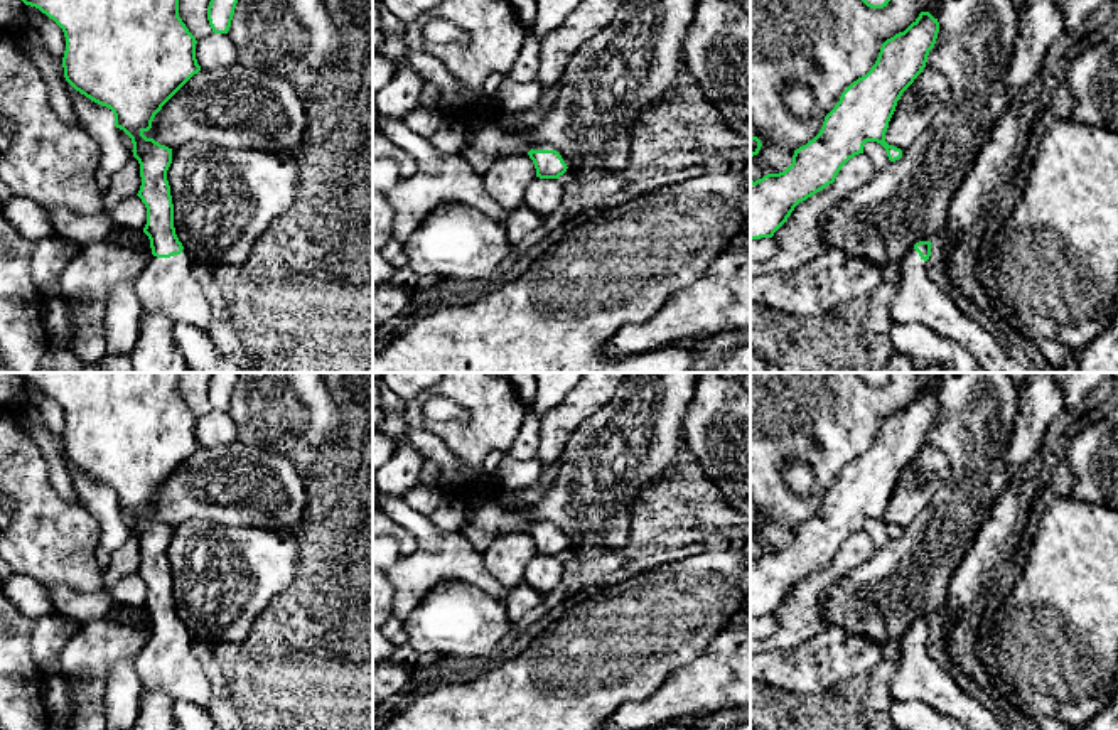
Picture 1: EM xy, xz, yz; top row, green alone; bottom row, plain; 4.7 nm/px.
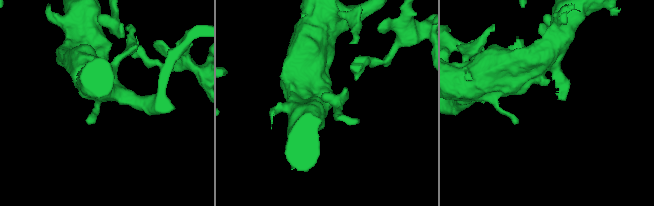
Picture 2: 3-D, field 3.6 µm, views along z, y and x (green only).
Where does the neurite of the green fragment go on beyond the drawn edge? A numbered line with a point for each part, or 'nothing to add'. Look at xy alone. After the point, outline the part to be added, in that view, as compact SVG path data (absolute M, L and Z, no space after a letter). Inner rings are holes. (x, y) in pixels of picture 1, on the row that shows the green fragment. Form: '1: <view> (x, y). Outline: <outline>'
1: xy (169, 285). Outline: M185 248L170 258L152 255L148 266L135 280L135 293L143 312L164 314L174 324L184 322L202 330L209 325L212 310L206 287Z

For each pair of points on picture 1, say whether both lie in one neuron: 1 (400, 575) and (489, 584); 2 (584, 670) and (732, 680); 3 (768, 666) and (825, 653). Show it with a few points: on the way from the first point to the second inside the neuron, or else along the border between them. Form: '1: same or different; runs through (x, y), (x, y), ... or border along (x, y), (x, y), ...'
1: same; runs through (422, 570), (467, 568)
2: different; border along (704, 653), (678, 666), (650, 695), (639, 700)
3: same; runs through (781, 666), (811, 666)

